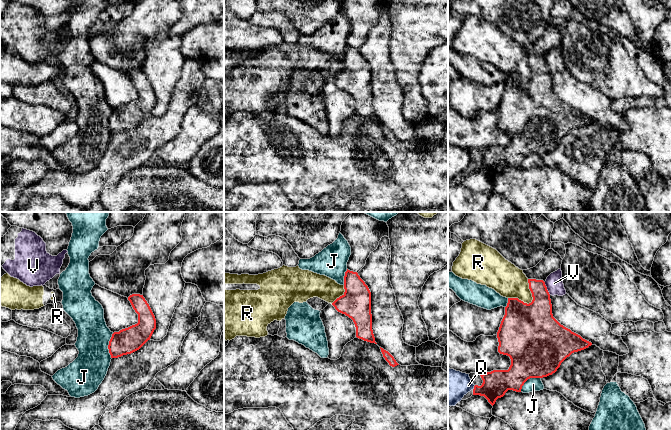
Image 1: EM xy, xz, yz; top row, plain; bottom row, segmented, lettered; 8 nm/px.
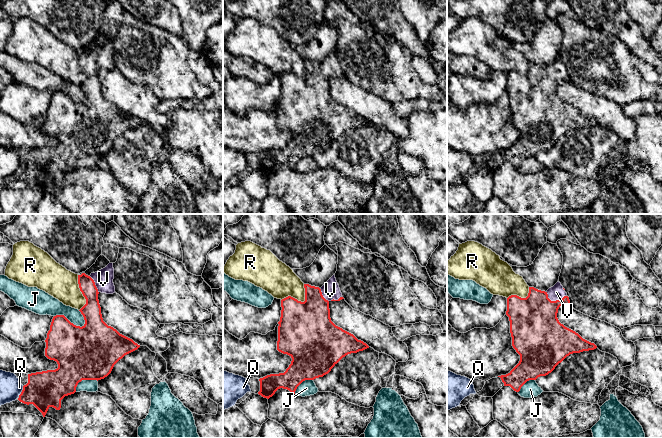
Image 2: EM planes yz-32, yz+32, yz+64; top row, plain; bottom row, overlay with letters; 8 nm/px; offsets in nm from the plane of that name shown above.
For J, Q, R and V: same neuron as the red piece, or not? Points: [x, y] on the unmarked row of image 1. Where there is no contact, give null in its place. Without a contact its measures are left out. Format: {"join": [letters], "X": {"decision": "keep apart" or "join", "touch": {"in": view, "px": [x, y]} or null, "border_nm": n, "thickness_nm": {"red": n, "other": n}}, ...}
{"join": ["V"], "J": {"decision": "keep apart", "touch": {"in": "xy", "px": [108, 122]}, "border_nm": 200, "thickness_nm": {"red": 200, "other": 280}}, "Q": {"decision": "keep apart", "touch": {"in": "yz", "px": [474, 163]}, "border_nm": 50, "thickness_nm": {"red": 220, "other": 280}}, "R": {"decision": "keep apart", "touch": {"in": "yz", "px": [531, 78]}, "border_nm": 220, "thickness_nm": {"red": 480, "other": 260}}, "V": {"decision": "join", "touch": {"in": "yz", "px": [546, 64]}, "border_nm": 120, "thickness_nm": {"red": 260, "other": 140}}}

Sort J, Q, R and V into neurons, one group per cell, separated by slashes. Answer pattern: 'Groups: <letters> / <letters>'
Groups: J / Q / R / V

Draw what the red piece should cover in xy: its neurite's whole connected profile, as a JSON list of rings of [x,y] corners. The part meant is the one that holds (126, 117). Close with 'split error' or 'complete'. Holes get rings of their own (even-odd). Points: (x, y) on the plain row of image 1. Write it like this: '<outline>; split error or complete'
[[[132,70],[128,76],[138,90],[138,99],[112,110],[108,121],[111,134],[118,134],[139,126],[150,116],[156,105],[155,92],[143,71]]]; complete

